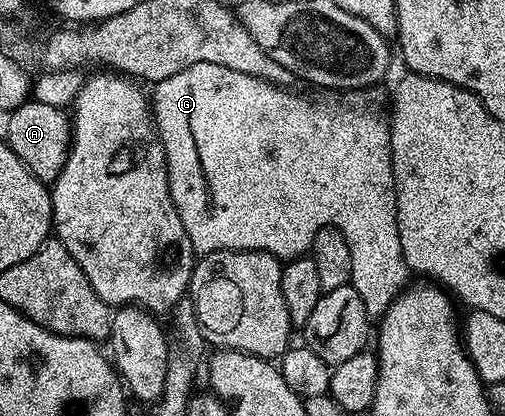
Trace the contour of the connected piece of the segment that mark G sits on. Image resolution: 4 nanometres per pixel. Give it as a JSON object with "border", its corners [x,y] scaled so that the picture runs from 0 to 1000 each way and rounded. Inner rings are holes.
{"border":[[[394,149],[386,159],[370,159],[370,168],[354,168],[354,178],[339,178],[339,188],[323,188],[323,197],[301,204],[299,257],[303,296],[323,341],[327,387],[331,389],[331,428],[339,476],[347,486],[347,505],[362,534],[362,553],[370,553],[384,608],[410,606],[527,606],[547,615],[558,630],[586,625],[606,613],[620,584],[620,567],[636,548],[667,548],[687,572],[687,591],[695,601],[695,680],[699,695],[719,716],[719,736],[733,764],[752,764],[774,736],[774,726],[804,690],[802,671],[814,663],[798,620],[798,591],[790,582],[790,534],[786,531],[786,450],[778,425],[778,373],[774,370],[774,332],[768,296],[747,281],[739,262],[739,221],[731,216],[699,216],[689,224],[683,250],[667,240],[610,240],[604,231],[586,231],[586,219],[552,212],[531,202],[525,192],[505,188],[497,178],[473,178],[473,168],[450,168],[450,159],[426,159],[418,149]]]}

